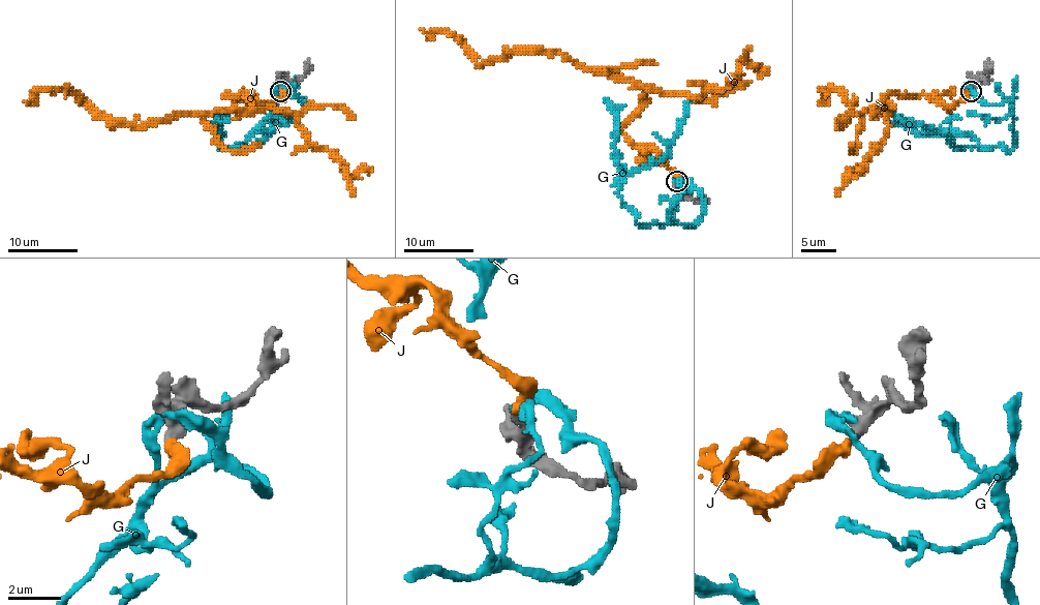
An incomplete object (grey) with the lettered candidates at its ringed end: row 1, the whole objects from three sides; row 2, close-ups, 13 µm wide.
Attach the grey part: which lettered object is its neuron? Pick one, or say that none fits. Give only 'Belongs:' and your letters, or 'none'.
Belongs: J

